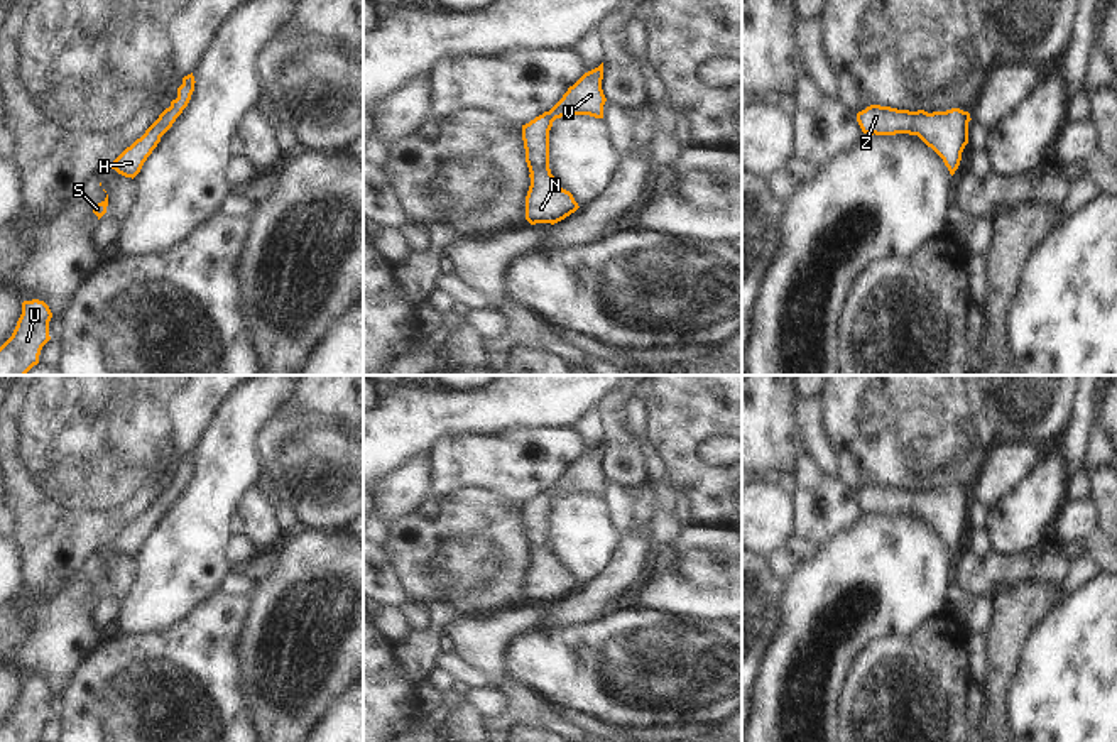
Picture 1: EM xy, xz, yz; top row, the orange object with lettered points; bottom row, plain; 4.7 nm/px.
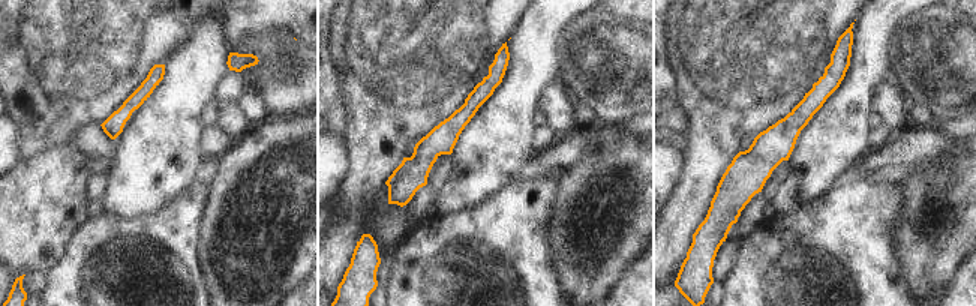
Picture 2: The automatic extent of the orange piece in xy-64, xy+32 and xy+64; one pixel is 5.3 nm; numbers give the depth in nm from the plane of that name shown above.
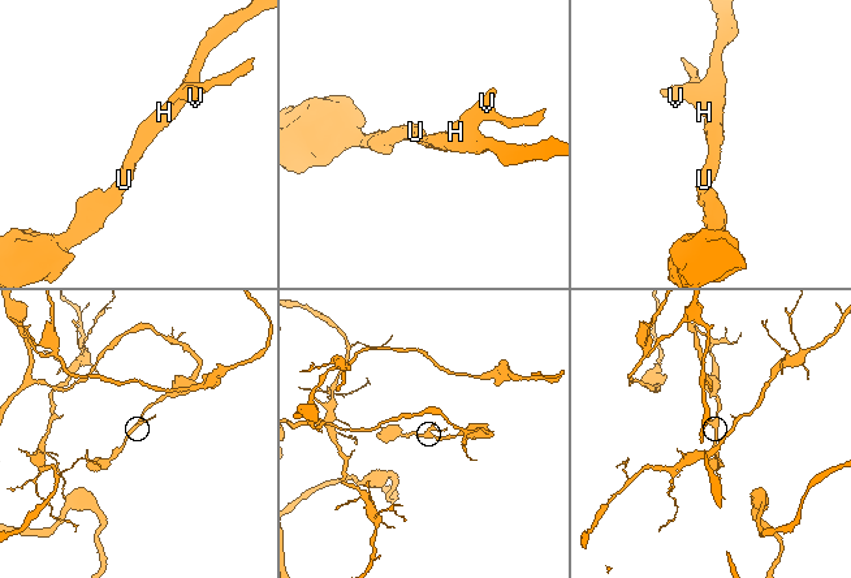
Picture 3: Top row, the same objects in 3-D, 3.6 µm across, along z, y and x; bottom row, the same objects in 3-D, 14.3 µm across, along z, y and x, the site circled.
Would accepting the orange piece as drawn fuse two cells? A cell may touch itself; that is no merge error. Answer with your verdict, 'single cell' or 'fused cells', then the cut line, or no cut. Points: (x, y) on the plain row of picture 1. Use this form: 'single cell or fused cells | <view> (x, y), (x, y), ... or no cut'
single cell | no cut

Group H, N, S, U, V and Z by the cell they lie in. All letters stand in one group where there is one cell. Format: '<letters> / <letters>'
H N S U V Z

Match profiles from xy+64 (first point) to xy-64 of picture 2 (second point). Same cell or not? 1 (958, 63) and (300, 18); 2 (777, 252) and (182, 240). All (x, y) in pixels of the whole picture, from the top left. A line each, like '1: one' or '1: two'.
1: two
2: one

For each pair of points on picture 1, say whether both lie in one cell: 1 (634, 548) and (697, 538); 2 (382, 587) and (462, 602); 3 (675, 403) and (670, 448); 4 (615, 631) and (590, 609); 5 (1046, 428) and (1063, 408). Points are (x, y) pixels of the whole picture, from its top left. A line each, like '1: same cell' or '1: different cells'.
1: different cells
2: different cells
3: same cell
4: different cells
5: same cell

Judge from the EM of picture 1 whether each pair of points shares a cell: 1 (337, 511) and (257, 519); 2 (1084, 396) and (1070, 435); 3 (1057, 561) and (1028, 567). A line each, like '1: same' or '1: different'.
1: different
2: same
3: same

